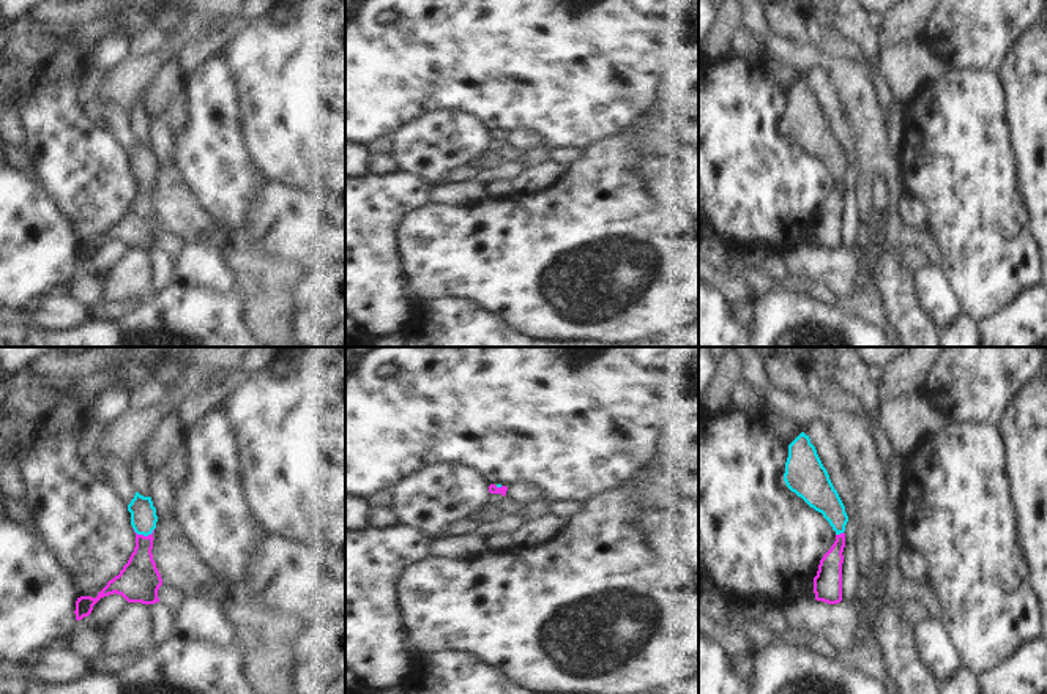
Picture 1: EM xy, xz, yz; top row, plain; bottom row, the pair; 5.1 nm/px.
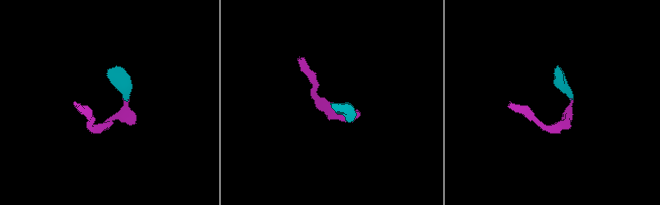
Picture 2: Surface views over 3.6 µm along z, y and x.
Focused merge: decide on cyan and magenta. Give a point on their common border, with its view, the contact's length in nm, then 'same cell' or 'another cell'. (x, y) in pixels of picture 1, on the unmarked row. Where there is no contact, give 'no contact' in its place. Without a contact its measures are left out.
xy (142, 180) | 110 nm | same cell

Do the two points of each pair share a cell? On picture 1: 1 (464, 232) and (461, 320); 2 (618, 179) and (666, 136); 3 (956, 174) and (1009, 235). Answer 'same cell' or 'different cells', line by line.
1: different cells
2: different cells
3: same cell

